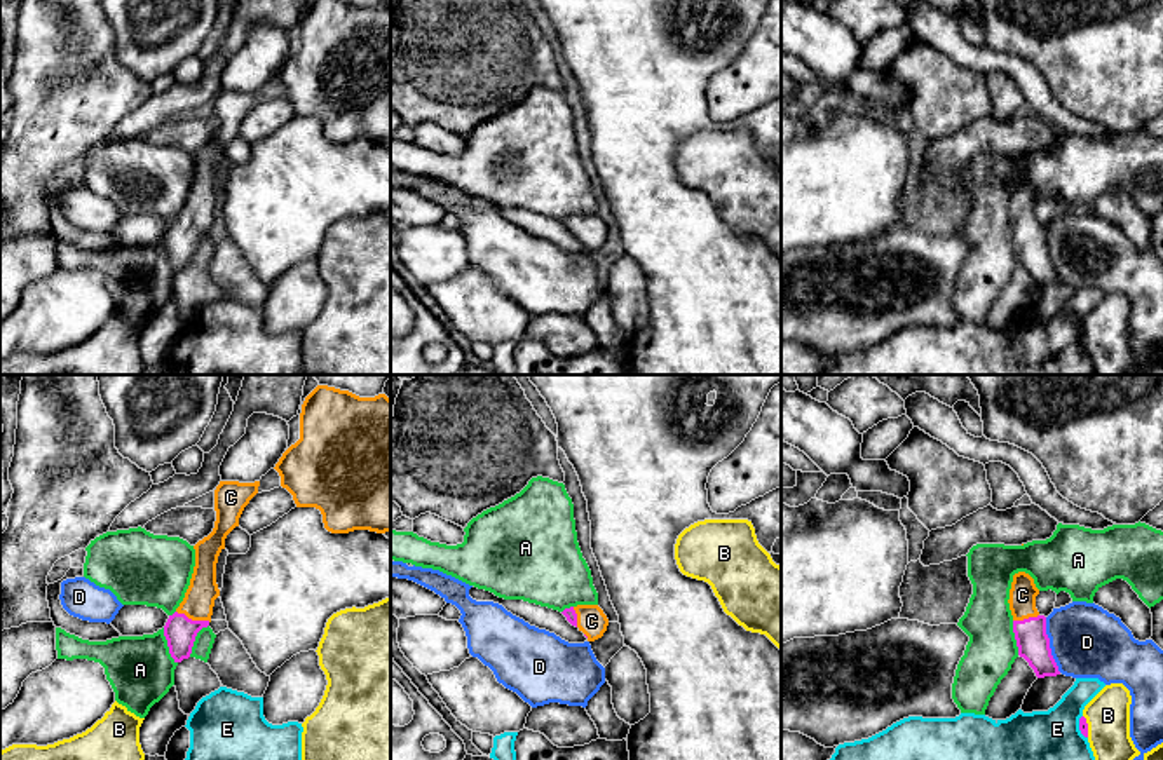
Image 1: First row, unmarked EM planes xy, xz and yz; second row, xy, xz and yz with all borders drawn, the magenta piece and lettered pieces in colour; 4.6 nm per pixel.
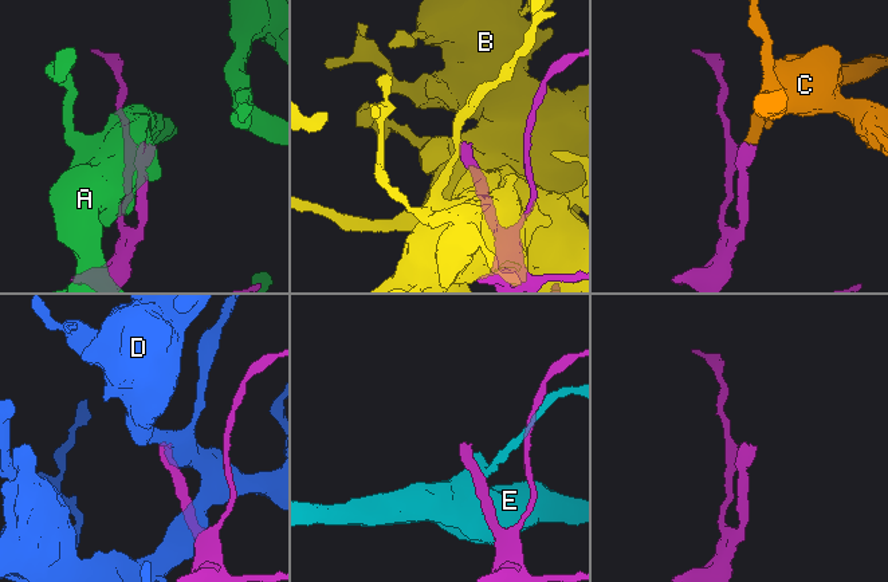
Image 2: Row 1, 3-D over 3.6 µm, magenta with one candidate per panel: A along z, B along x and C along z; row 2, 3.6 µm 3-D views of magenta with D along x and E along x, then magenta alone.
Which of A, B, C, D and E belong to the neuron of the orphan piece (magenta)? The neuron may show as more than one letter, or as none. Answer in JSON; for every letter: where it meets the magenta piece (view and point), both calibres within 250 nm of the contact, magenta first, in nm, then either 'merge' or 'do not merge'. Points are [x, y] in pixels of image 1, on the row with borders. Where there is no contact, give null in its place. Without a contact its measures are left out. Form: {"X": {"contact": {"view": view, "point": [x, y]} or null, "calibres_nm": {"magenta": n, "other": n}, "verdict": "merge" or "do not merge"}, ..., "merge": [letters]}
{"A": {"contact": {"view": "xy", "point": [168, 645]}, "calibres_nm": {"magenta": 150, "other": 300}, "verdict": "do not merge"}, "B": {"contact": {"view": "yz", "point": [1087, 726]}, "calibres_nm": {"magenta": 50, "other": 200}, "verdict": "do not merge"}, "C": {"contact": {"view": "xy", "point": [194, 621]}, "calibres_nm": {"magenta": 150, "other": 140}, "verdict": "merge"}, "D": {"contact": {"view": "yz", "point": [1048, 645]}, "calibres_nm": {"magenta": 150, "other": 340}, "verdict": "do not merge"}, "E": {"contact": {"view": "yz", "point": [1080, 727]}, "calibres_nm": {"magenta": 50, "other": 240}, "verdict": "do not merge"}, "merge": ["C"]}

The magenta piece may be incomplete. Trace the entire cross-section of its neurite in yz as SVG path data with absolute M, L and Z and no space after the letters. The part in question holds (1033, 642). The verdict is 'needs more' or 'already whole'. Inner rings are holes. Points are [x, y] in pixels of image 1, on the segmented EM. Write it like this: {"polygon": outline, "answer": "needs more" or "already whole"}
{"polygon": "M1018 572L1013 575L1008 603L1013 615L1018 655L1029 662L1037 678L1057 676L1060 671L1051 655L1046 617L1036 608L1037 594L1039 589L1029 573Z", "answer": "needs more"}

